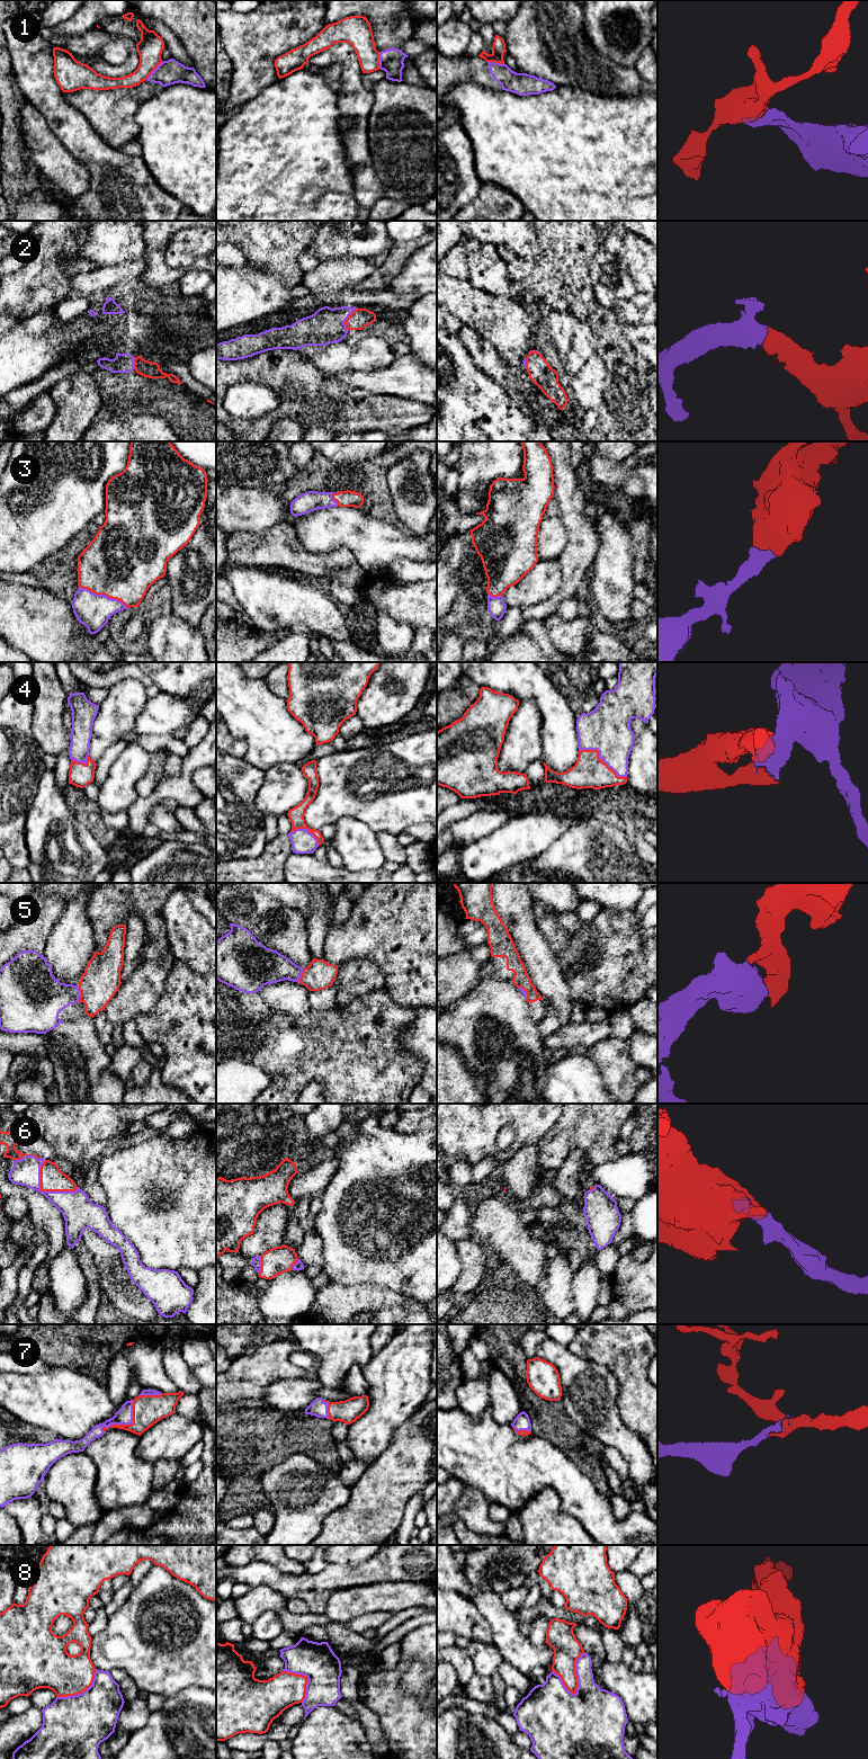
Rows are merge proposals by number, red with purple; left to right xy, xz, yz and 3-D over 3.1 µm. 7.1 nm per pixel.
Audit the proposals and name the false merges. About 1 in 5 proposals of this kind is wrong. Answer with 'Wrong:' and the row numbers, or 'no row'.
Wrong: 1, 8

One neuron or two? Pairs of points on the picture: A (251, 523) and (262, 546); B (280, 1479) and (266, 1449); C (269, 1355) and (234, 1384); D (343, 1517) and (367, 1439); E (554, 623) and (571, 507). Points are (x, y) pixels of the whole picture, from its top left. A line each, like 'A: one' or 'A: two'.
A: two
B: two
C: one
D: two
E: two

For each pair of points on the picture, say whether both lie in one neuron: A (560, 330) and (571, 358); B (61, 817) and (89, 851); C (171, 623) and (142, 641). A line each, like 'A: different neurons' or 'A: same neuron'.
A: same neuron
B: same neuron
C: different neurons

